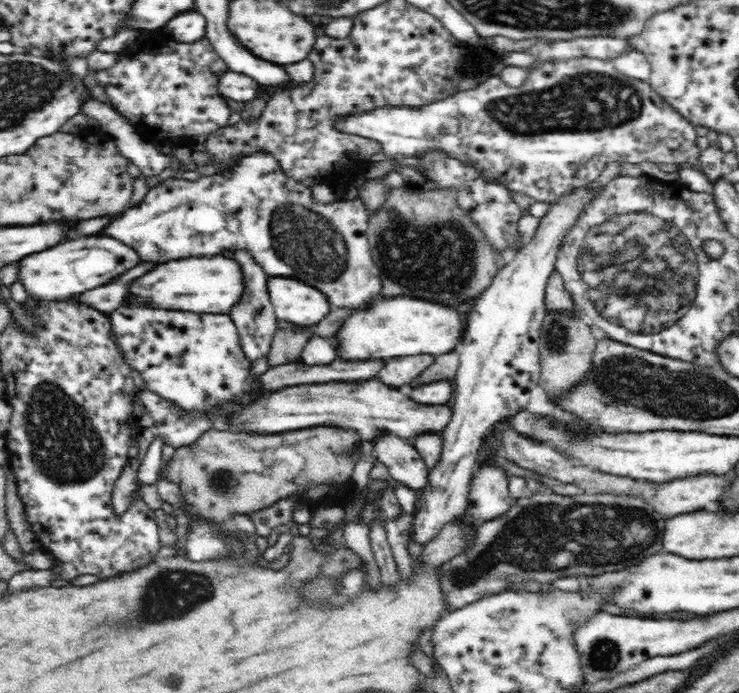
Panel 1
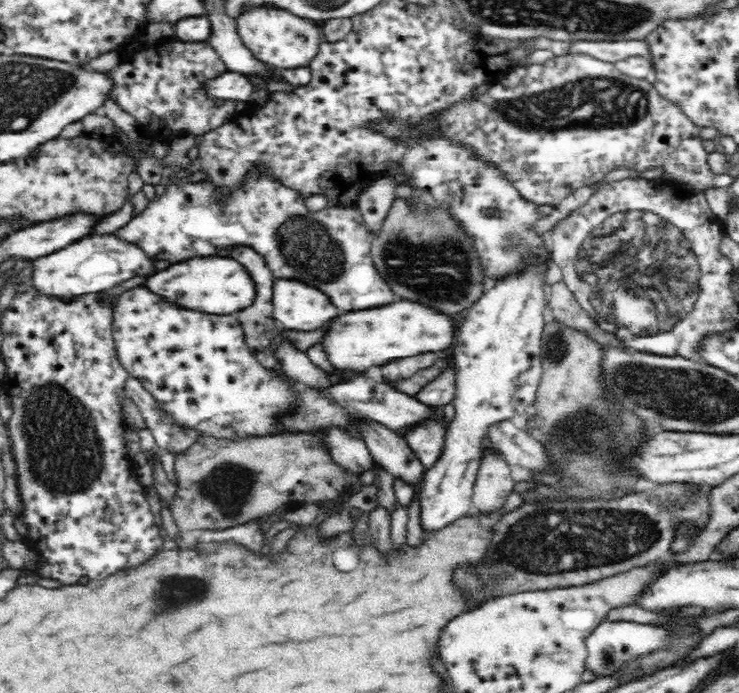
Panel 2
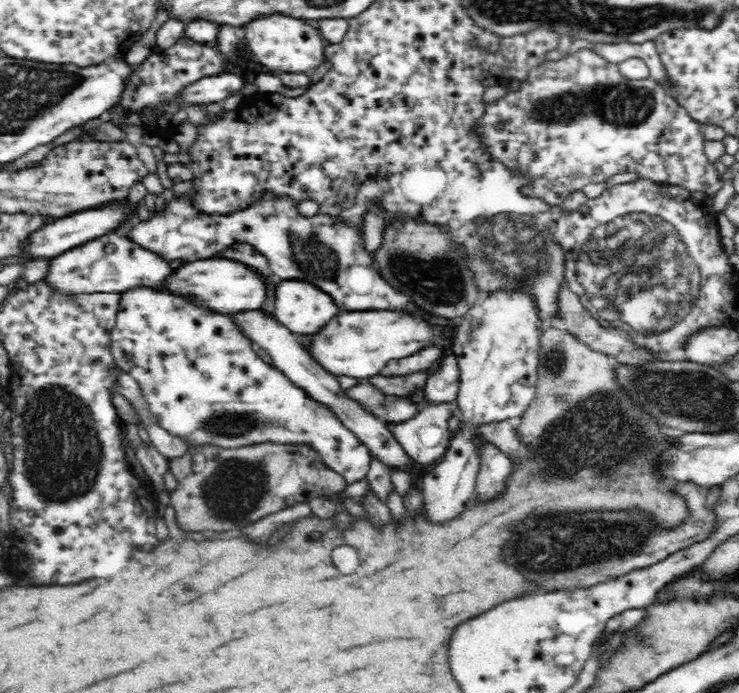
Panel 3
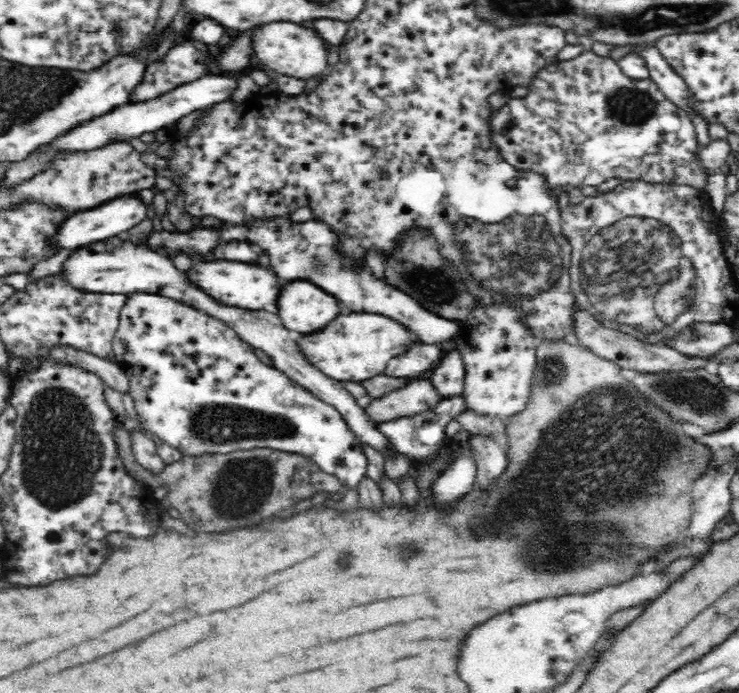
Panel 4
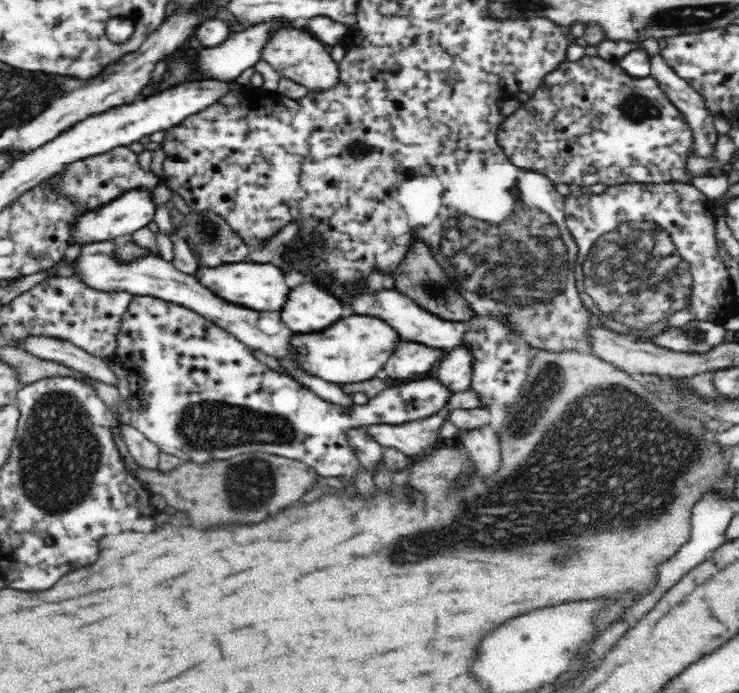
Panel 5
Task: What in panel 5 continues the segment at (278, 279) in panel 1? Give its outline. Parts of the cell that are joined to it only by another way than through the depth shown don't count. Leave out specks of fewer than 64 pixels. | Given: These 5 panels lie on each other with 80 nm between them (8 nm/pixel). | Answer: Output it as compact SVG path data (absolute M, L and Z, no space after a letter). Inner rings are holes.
M306 282L288 292L280 316L294 334L306 334L328 328L346 312L345 306L336 295L314 282Z

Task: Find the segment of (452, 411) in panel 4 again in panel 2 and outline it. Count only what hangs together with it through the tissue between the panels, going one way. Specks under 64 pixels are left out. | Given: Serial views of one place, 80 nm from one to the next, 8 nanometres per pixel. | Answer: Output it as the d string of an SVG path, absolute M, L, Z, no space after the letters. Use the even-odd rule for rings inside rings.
M440 416L440 420L418 424L404 434L404 439L427 469L432 468L442 454L446 424Z

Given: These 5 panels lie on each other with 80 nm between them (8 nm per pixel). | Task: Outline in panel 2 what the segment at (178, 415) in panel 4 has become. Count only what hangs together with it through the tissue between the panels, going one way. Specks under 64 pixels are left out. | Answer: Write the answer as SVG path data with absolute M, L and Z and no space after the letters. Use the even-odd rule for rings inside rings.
M132 288L118 298L113 308L113 340L120 363L160 401L162 409L174 415L180 425L196 427L201 435L235 439L288 432L275 428L275 418L293 403L295 388L277 377L277 368L265 368L246 348L244 333L235 313L219 315L188 310L163 302L146 290ZM339 428L318 430L326 433L326 443L336 463L344 465L352 473L365 472L375 464L363 439L354 438Z

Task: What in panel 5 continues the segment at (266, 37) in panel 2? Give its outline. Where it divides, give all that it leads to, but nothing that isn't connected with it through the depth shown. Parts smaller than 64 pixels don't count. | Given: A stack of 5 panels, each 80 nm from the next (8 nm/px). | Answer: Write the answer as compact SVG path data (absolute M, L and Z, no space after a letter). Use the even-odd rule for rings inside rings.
M277 24L271 29L261 48L261 59L268 62L280 78L294 80L312 92L328 90L338 80L338 64L333 61L324 43L310 30L294 27L293 24Z

